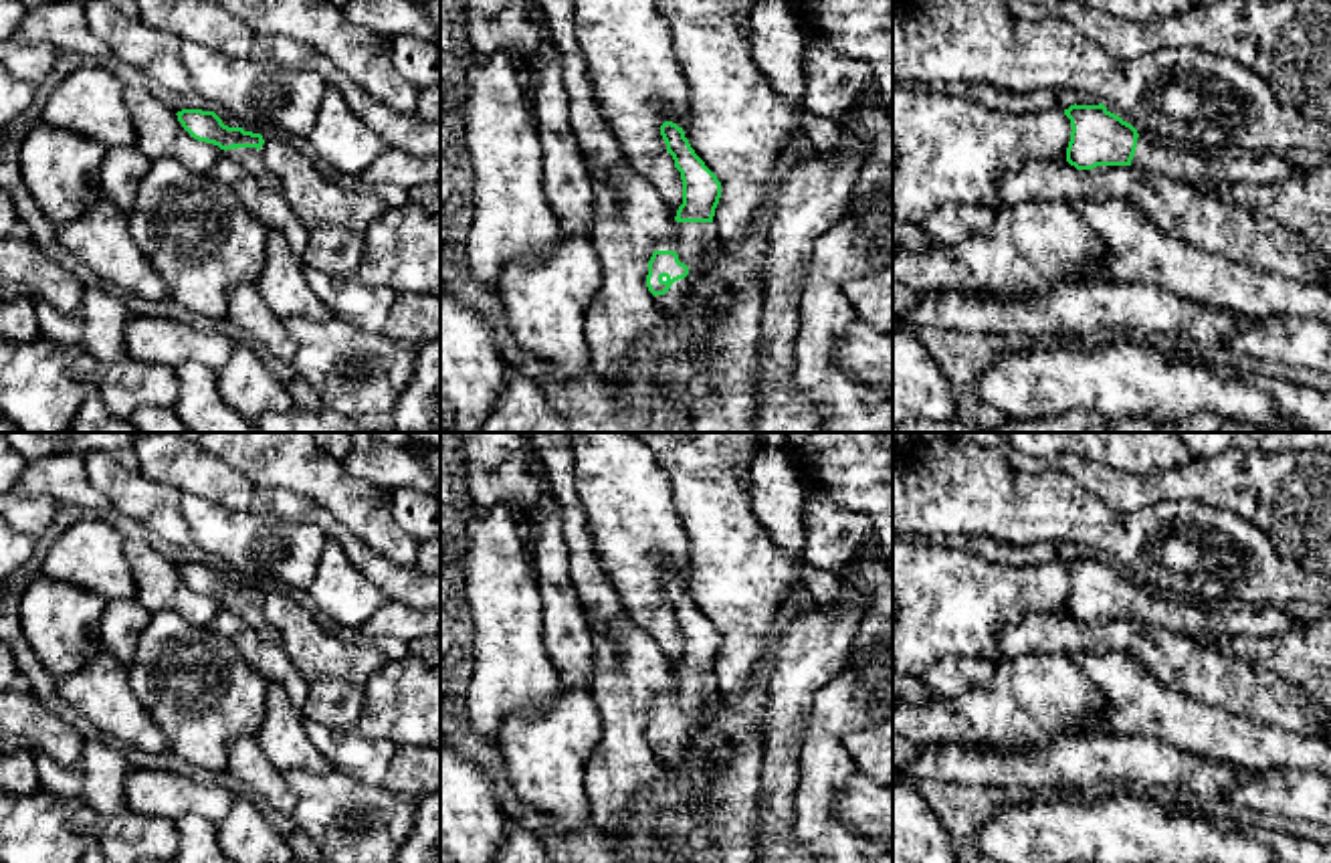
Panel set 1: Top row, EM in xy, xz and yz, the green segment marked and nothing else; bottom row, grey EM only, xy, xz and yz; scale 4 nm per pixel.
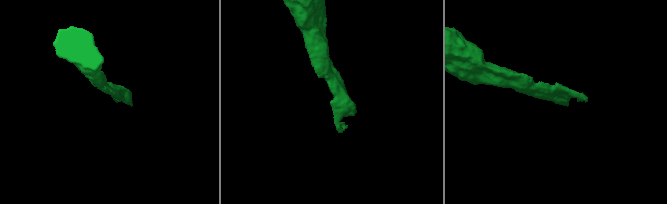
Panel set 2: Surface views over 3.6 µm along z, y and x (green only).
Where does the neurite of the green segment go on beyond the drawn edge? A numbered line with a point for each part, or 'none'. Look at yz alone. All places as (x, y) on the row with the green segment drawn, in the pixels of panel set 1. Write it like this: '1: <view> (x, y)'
none

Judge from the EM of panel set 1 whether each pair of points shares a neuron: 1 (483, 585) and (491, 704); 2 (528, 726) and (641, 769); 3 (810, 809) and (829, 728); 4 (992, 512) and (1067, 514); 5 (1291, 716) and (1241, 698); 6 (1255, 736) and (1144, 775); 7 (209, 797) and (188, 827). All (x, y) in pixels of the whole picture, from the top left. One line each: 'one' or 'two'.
1: one
2: two
3: one
4: one
5: one
6: two
7: two

